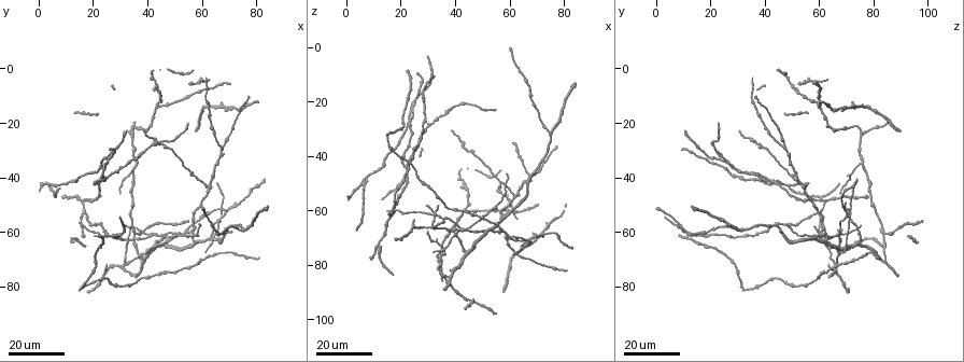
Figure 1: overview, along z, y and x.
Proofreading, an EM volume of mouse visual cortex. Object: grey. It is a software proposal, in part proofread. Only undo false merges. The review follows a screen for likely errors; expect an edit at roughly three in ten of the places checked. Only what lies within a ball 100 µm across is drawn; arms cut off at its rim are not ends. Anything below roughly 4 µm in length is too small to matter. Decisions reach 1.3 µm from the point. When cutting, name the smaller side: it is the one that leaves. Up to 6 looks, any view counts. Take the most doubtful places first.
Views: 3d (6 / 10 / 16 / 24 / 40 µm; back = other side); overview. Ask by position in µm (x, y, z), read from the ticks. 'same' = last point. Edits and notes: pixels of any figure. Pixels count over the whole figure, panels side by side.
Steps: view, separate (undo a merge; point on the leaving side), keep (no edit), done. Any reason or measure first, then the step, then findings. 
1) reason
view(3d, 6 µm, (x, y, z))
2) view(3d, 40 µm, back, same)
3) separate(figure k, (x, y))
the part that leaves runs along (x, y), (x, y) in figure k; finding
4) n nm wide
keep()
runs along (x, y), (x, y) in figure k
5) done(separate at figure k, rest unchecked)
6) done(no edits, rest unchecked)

view(3d, 24 µm, (58, 63, 63))

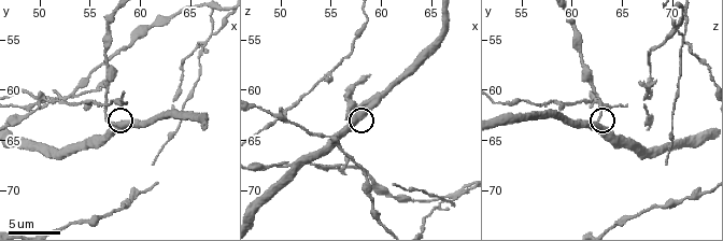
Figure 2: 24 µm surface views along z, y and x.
zoom in
view(3d, 10 µm, (57.2, 63.4, 62.2))

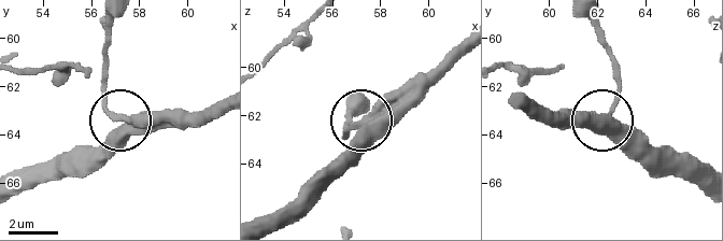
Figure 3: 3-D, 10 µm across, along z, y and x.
view(3d, 10 µm, back, (57.0, 63.2, 62.3))

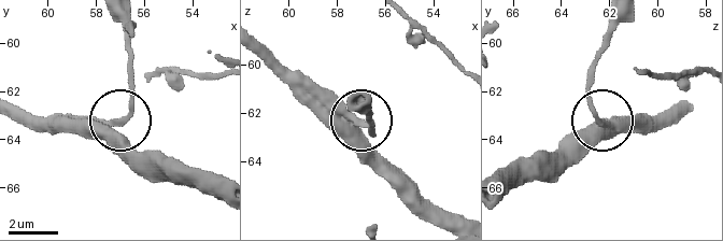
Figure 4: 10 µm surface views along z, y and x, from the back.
keep()
continuous, no second neuron

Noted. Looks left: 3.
branch point
view(3d, 24 µm, (36, 34, 76))

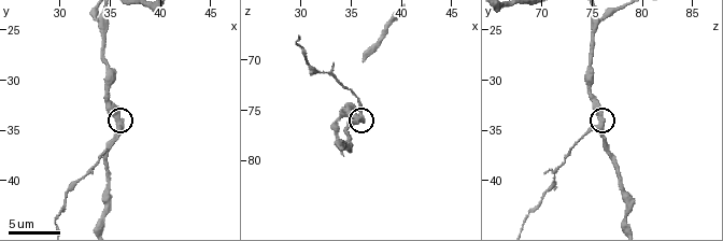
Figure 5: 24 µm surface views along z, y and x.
closer look
view(3d, 10 µm, (36.0, 34.6, 75.8))

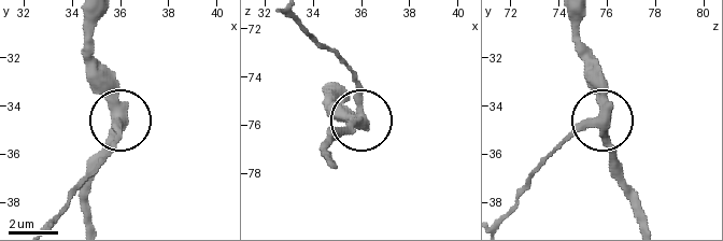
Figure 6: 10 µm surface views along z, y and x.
3 arms
separate(figure 6, (355, 78))
the part that leaves runs along (360, 105), (354, 76), (293, 20) in figure 6; a second neuron is stuck on

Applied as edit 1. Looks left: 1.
done(separate at figure 6, rest unchecked)

